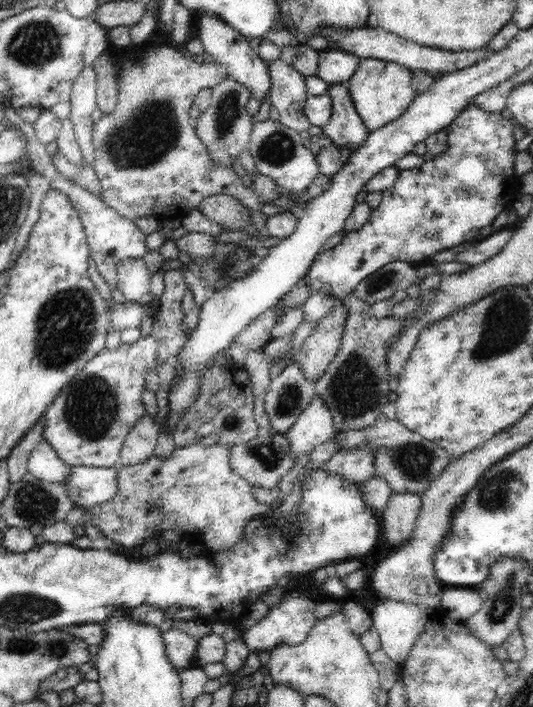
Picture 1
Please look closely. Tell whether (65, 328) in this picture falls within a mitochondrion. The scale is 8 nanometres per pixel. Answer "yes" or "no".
yes

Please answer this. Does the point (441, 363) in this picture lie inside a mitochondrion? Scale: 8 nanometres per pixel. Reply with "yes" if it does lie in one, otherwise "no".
no

